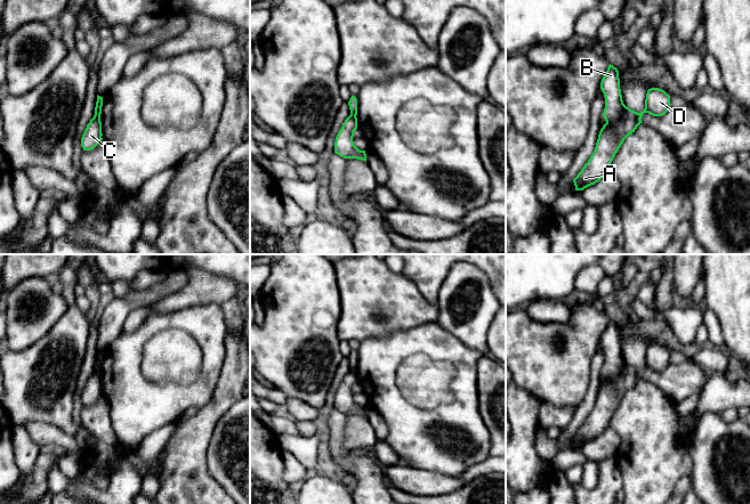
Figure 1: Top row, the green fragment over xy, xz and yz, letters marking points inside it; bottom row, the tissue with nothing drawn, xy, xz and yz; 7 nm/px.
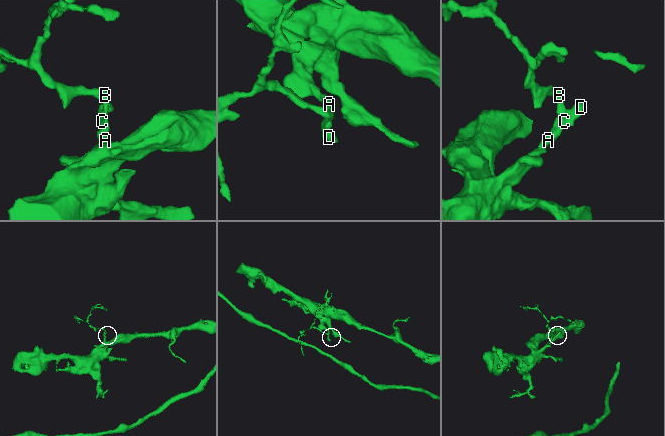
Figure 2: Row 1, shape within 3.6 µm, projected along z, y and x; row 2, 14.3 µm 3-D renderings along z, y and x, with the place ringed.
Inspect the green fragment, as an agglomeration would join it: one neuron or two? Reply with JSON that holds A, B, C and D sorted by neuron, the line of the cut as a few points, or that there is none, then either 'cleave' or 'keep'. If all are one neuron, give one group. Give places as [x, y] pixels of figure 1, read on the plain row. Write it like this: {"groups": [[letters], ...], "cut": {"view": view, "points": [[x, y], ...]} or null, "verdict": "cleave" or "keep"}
{"groups": [["A", "C", "D"], ["B"]], "cut": {"view": "yz", "points": [[626, 362], [617, 375], [606, 378]]}, "verdict": "cleave"}

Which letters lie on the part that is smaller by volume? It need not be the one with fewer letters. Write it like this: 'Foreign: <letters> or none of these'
Foreign: B

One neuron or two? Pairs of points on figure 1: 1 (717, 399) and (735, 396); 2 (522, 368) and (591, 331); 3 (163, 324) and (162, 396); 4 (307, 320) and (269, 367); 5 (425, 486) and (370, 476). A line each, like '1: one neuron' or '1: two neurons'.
1: one neuron
2: one neuron
3: one neuron
4: one neuron
5: two neurons

